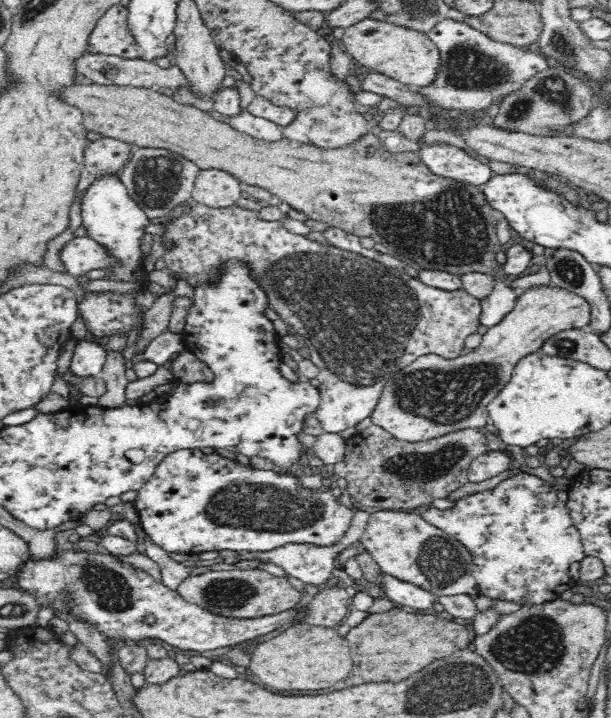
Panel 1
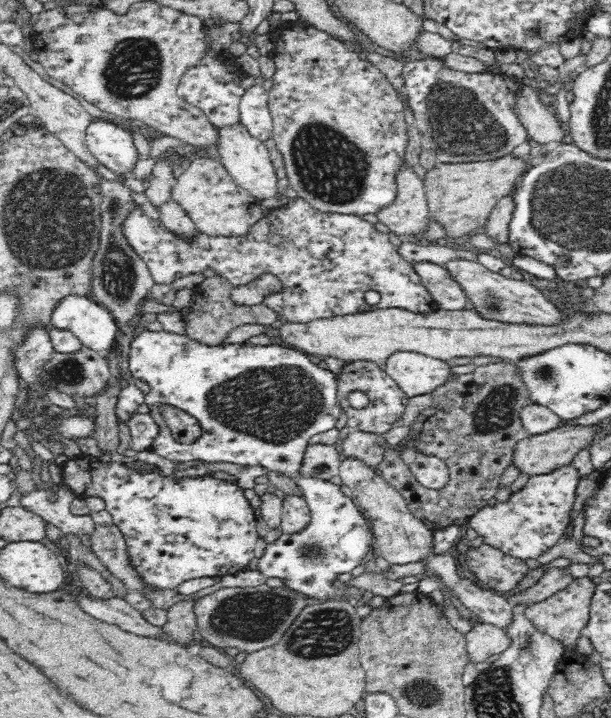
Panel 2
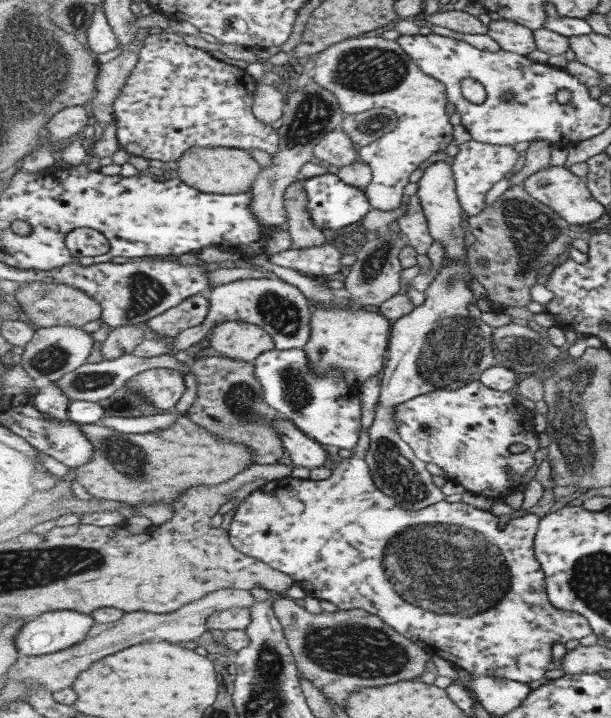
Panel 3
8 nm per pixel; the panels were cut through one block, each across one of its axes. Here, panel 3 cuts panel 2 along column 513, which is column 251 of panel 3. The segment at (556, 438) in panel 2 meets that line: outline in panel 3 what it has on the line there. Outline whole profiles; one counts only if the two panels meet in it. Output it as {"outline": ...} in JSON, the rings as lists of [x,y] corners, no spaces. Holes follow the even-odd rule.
{"outline":[[[185,414],[173,426],[169,426],[165,430],[157,430],[145,434],[119,432],[100,424],[100,422],[82,424],[81,430],[91,440],[91,444],[95,448],[95,454],[90,462],[72,471],[72,477],[93,497],[107,500],[113,499],[133,506],[139,503],[151,505],[153,503],[161,503],[161,501],[173,504],[173,501],[179,499],[179,495],[183,491],[187,491],[193,486],[223,484],[223,482],[235,478],[237,474],[241,474],[245,469],[255,464],[253,451],[250,450],[249,446],[245,446],[241,442],[229,442],[225,438],[219,438],[213,432],[205,430],[203,426],[199,426],[197,422],[193,422]]]}

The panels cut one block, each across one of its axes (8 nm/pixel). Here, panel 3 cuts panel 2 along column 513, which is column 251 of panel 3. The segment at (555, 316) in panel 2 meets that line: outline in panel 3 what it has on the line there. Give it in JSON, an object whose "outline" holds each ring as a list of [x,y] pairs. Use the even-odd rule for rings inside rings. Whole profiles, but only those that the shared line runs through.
{"outline":[[[279,278],[238,280],[221,284],[207,295],[211,308],[206,322],[200,326],[204,334],[224,320],[242,321],[263,327],[274,338],[279,350],[303,348],[311,338],[313,305],[308,296],[297,286]]]}

